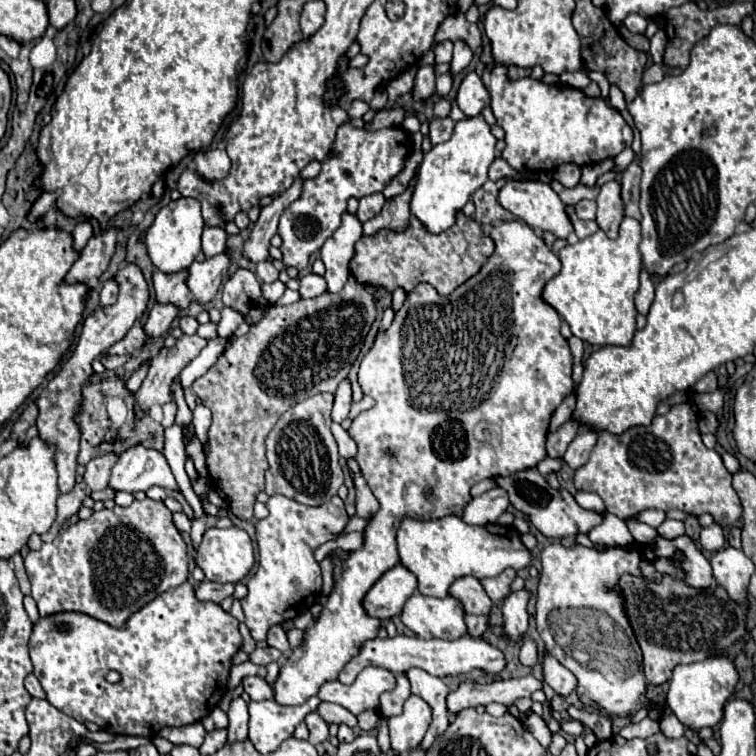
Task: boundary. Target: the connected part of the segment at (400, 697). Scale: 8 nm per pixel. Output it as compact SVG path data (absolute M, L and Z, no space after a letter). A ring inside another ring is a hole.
M397 675L395 677L395 687L391 691L385 691L381 695L381 705L379 705L379 711L385 719L391 719L395 715L399 715L403 711L403 701L411 695L409 691L409 681L405 675Z

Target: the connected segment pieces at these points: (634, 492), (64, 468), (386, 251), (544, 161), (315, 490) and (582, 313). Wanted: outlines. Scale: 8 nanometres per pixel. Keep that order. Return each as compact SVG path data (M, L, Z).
M689 403L675 405L669 409L669 413L657 415L651 425L631 427L623 435L611 435L607 431L601 431L589 455L589 461L575 471L575 489L597 493L603 499L607 511L623 519L632 537L640 544L650 545L658 535L656 529L655 534L648 534L648 528L643 528L643 523L635 519L645 509L681 509L697 517L703 513L711 513L721 527L735 525L741 517L741 501L731 487L731 473L725 469L723 459L717 455L717 451L703 445L697 429L697 413Z
M125 263L117 275L119 283L119 299L111 307L99 307L91 315L85 317L83 329L79 335L79 341L71 353L71 357L61 365L61 369L49 379L47 387L39 395L39 417L37 417L37 431L39 437L53 445L55 449L55 469L59 475L59 493L71 491L75 487L75 467L77 467L77 451L79 451L79 431L77 425L71 421L73 413L77 409L77 403L81 399L81 385L87 381L87 377L93 373L91 361L99 355L107 353L109 347L117 341L121 341L127 331L133 327L137 317L141 317L149 303L149 285L143 277L143 271L135 263Z
M461 211L455 225L443 231L443 235L431 235L429 231L423 231L423 227L419 227L419 219L409 219L407 231L377 231L369 237L363 235L355 245L355 255L349 263L349 273L359 279L359 283L363 283L365 287L371 285L375 289L387 289L389 293L393 293L397 287L409 293L419 283L431 283L439 291L439 295L449 295L485 265L485 261L493 253L493 247L493 239L483 231L483 225L471 217L465 217Z
M497 65L489 75L489 95L497 125L505 131L507 147L503 149L503 159L519 173L555 171L563 163L575 163L575 165L597 163L605 157L619 155L625 147L633 143L631 127L621 117L621 113L615 107L611 107L609 99L587 97L581 89L573 89L567 85L545 85L531 77L509 81L507 69L503 65Z
M313 395L285 411L267 437L267 495L285 495L303 505L323 505L345 483L335 437L331 435L333 395Z
M625 217L619 227L619 237L609 239L603 231L569 243L561 249L561 273L543 289L543 301L551 305L571 327L571 333L591 345L629 347L635 335L633 295L639 287L639 253L641 227L639 221Z

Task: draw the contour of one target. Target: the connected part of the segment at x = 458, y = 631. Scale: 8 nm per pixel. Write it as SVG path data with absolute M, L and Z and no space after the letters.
M415 591L403 611L401 611L401 621L407 629L411 629L417 637L423 637L423 639L459 639L465 635L465 611L461 607L461 603L457 599L453 599L451 595L439 599L439 597L425 597L421 595L419 591Z

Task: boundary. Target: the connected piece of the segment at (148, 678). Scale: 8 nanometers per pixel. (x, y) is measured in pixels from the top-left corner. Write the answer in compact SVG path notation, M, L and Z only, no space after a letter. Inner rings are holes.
M183 583L177 589L165 591L163 595L157 595L151 603L147 603L143 609L139 609L137 613L133 613L129 617L129 623L121 629L115 629L103 621L97 621L85 613L55 613L49 615L45 619L41 619L31 633L29 639L29 653L31 653L31 661L33 661L33 675L41 681L45 693L47 693L47 701L57 707L59 711L67 713L69 717L85 723L85 721L93 721L95 725L99 725L101 729L115 733L115 735L141 735L141 737L155 737L163 727L183 727L195 721L201 721L213 707L219 705L219 701L223 699L223 685L227 689L227 679L229 679L229 669L231 669L231 657L239 651L241 647L241 633L239 633L239 621L235 617L231 617L227 611L223 611L217 603L201 603L195 599L193 587L191 583ZM107 671L119 671L121 673L121 681L111 685L105 681Z

